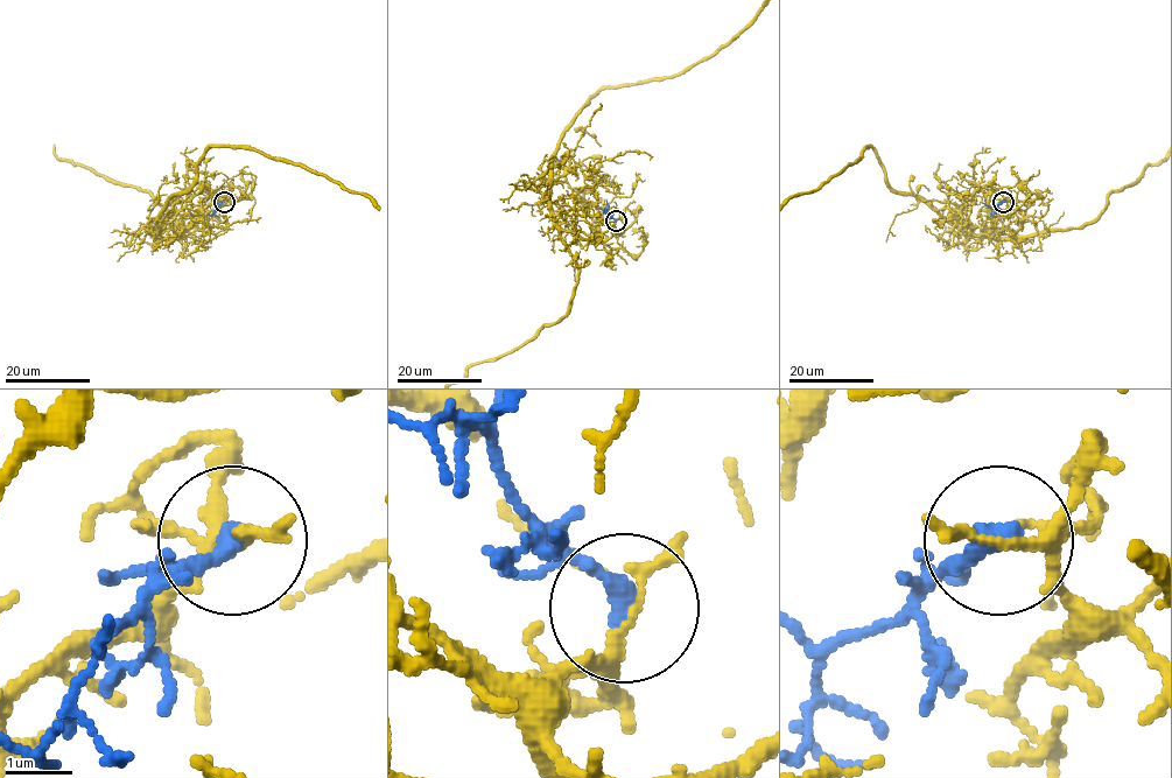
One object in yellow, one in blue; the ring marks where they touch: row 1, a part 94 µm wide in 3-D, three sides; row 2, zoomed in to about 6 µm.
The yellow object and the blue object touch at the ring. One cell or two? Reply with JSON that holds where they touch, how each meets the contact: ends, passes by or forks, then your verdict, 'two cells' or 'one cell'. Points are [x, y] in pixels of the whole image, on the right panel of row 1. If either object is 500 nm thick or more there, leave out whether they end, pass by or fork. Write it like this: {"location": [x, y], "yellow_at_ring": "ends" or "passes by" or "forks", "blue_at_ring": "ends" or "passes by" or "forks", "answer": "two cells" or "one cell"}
{"location": [1003, 202], "yellow_at_ring": "forks", "blue_at_ring": "ends", "answer": "two cells"}

